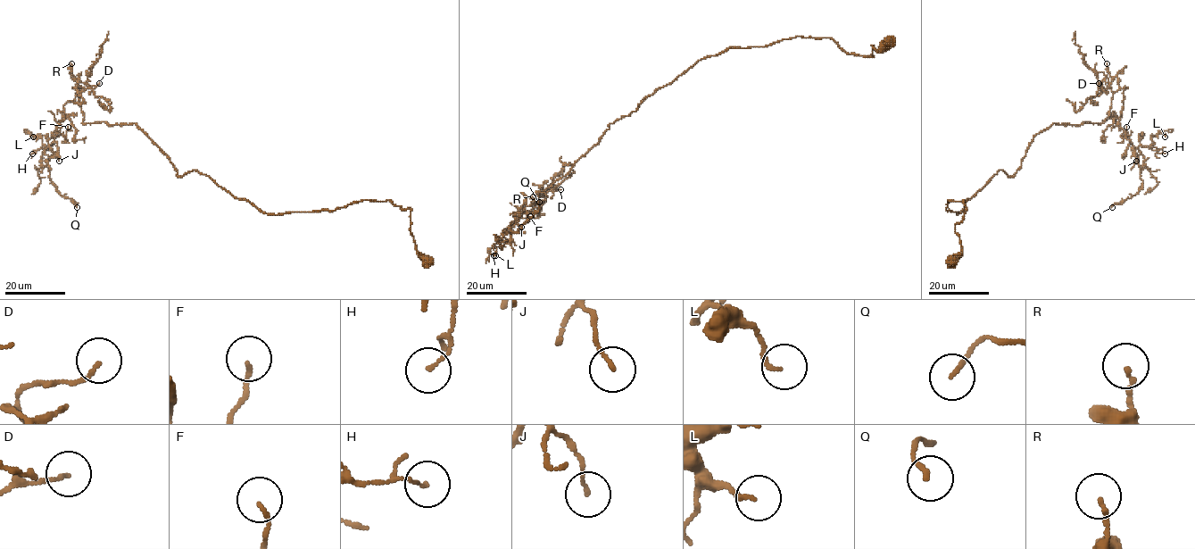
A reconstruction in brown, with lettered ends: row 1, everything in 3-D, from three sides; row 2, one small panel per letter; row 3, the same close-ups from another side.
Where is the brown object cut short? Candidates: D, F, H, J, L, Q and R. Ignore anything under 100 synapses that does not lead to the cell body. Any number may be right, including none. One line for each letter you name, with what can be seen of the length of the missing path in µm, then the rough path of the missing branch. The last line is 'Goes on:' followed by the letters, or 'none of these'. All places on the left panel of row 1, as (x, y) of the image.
Goes on: none of these

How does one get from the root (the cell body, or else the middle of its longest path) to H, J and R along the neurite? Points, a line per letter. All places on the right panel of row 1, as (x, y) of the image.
H: (951, 262), (966, 208), (948, 200), (1012, 177), (1054, 123), (1101, 123), (1116, 92), (1131, 144), (1165, 153)
J: (951, 262), (966, 208), (948, 200), (958, 214), (1012, 177), (1054, 123), (1101, 123), (1121, 88), (1136, 161)
R: (951, 262), (966, 208), (948, 200), (958, 214), (1012, 177), (1054, 123), (1101, 123), (1120, 88), (1107, 63)

